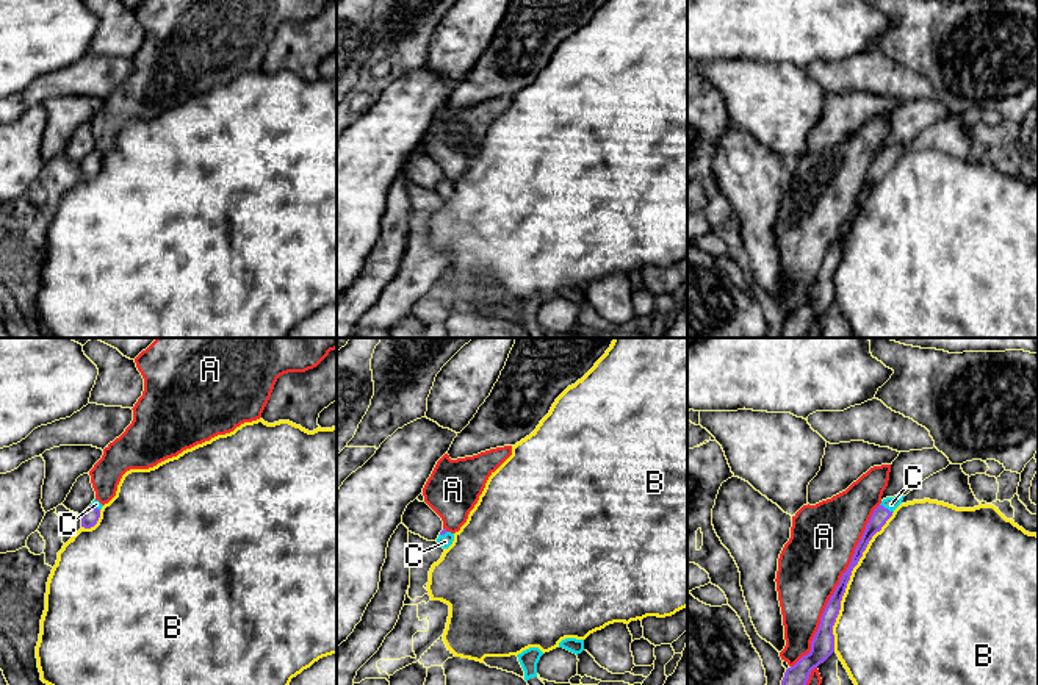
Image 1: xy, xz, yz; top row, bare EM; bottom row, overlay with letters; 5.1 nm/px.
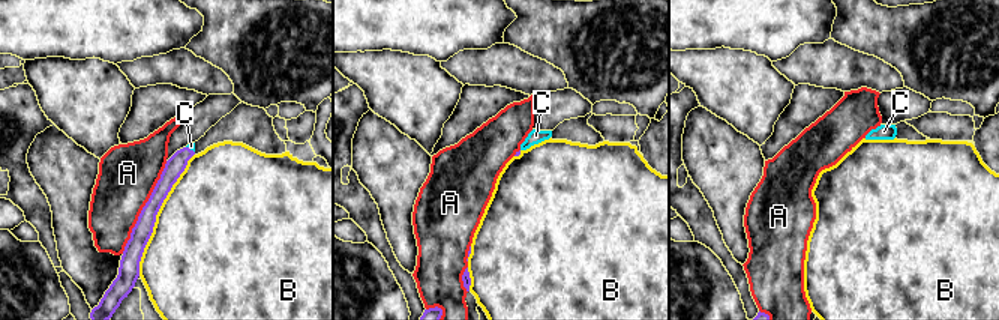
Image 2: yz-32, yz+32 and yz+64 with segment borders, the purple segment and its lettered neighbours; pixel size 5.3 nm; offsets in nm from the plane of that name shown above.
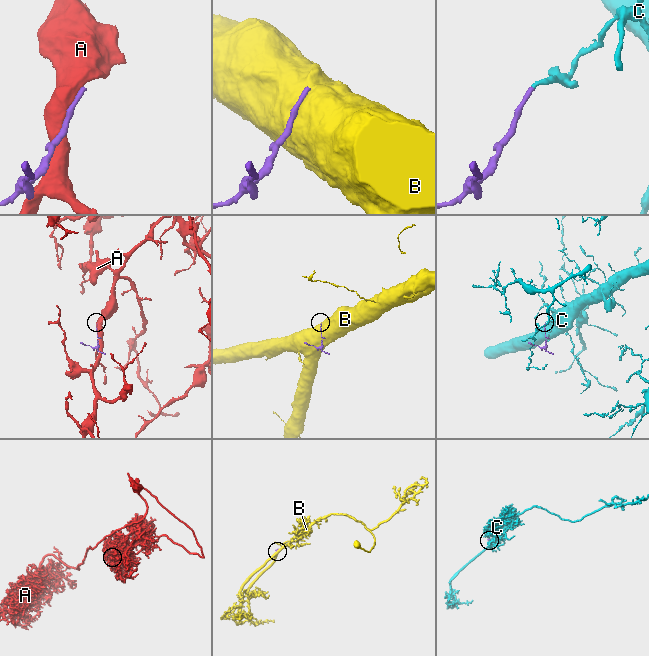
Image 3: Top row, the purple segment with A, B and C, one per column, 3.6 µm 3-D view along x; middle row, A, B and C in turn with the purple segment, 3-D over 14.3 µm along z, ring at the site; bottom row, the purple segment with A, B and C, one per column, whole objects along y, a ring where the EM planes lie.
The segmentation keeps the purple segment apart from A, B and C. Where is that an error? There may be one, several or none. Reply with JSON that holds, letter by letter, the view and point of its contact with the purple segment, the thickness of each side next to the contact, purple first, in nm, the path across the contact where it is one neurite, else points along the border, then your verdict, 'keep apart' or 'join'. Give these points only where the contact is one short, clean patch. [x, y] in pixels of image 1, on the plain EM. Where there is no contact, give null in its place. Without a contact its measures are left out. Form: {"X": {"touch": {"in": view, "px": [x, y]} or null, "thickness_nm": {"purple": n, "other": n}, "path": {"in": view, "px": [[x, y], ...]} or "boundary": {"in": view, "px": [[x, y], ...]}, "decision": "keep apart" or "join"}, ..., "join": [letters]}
{"A": {"touch": {"in": "yz", "px": [836, 236]}, "thickness_nm": {"purple": 90, "other": 340}, "decision": "keep apart"}, "B": {"touch": {"in": "yz", "px": [847, 232]}, "thickness_nm": {"purple": 80, "other": 500}, "decision": "keep apart"}, "C": {"touch": {"in": "yz", "px": [886, 158]}, "thickness_nm": {"purple": 90, "other": 70}, "path": {"in": "yz", "px": [[880, 164], [886, 158], [891, 154]]}, "decision": "join"}, "join": ["C"]}

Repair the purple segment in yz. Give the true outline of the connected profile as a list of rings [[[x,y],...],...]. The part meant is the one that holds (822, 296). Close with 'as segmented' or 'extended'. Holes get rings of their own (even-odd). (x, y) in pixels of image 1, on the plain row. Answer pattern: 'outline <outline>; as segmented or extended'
outline [[[905,145],[886,147],[874,160],[866,180],[858,192],[852,211],[847,221],[842,224],[839,235],[836,236],[833,246],[830,247],[819,278],[811,291],[811,300],[803,305],[794,316],[788,317],[781,330],[781,338],[805,338],[809,324],[814,317],[824,313],[834,302],[834,285],[833,275],[841,260],[841,250],[845,242],[847,233],[850,230],[853,217],[858,214],[863,202],[866,200],[872,186],[881,180],[886,170],[892,166],[894,160],[902,153]]]; extended

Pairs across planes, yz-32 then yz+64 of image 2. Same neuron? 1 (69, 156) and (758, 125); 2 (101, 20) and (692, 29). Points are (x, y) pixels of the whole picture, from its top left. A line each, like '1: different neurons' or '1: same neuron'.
1: different neurons
2: same neuron

